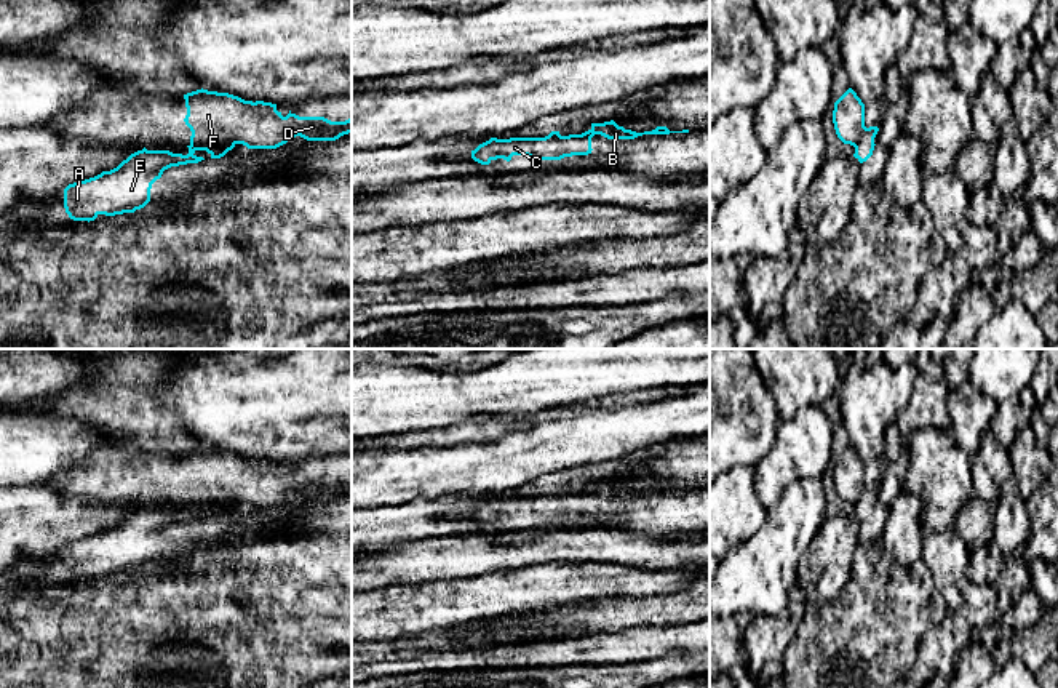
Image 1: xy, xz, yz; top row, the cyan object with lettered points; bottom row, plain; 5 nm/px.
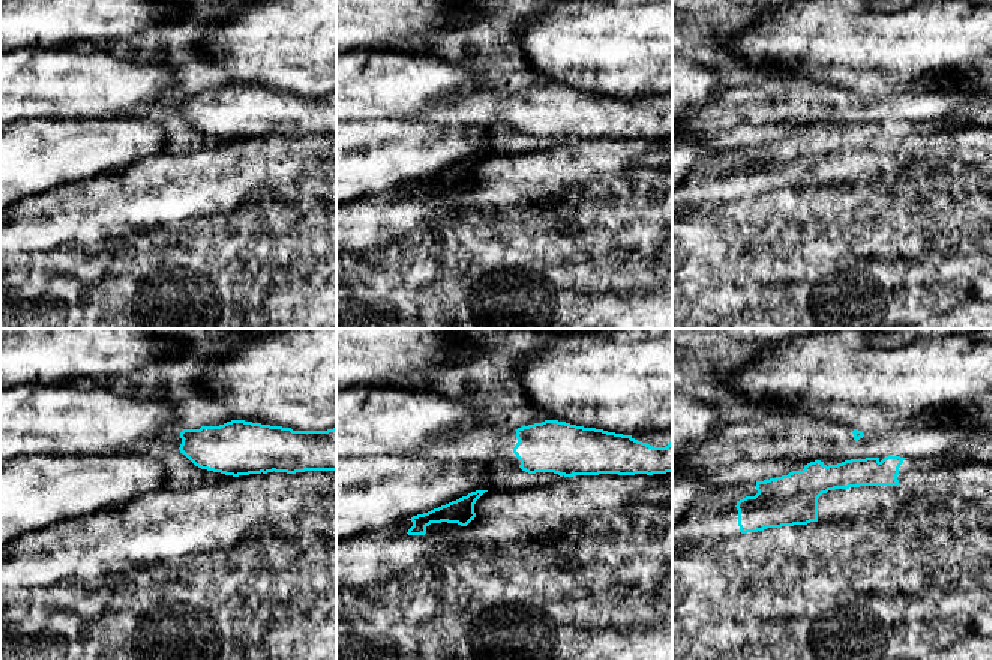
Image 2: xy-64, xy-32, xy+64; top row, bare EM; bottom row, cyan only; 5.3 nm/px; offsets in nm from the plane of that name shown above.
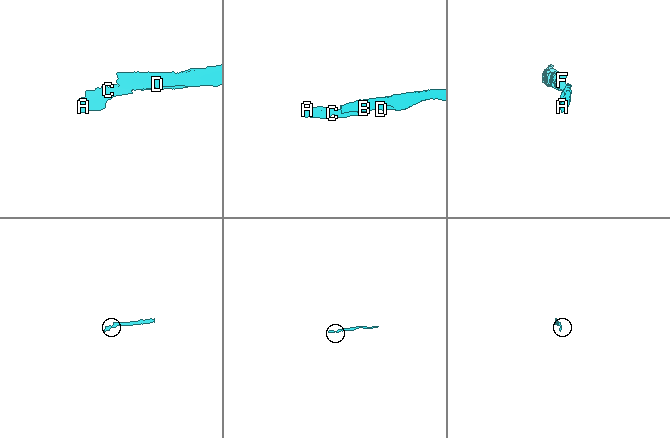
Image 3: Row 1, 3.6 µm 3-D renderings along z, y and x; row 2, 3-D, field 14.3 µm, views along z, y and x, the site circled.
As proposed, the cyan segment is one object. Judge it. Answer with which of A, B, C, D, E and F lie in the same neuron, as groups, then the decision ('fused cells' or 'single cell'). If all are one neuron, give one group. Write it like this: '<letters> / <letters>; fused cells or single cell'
A C E / B D F; fused cells

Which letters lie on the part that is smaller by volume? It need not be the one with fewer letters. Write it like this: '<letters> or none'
A, C, E

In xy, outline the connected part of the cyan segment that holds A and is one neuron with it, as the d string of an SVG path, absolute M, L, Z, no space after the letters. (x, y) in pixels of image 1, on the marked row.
M235 144L187 146L189 154L169 150L137 150L123 160L117 168L69 184L64 189L64 208L74 221L94 221L99 214L115 216L134 213L150 202L152 184L171 166L198 163L197 150L206 150L211 158L221 158Z

